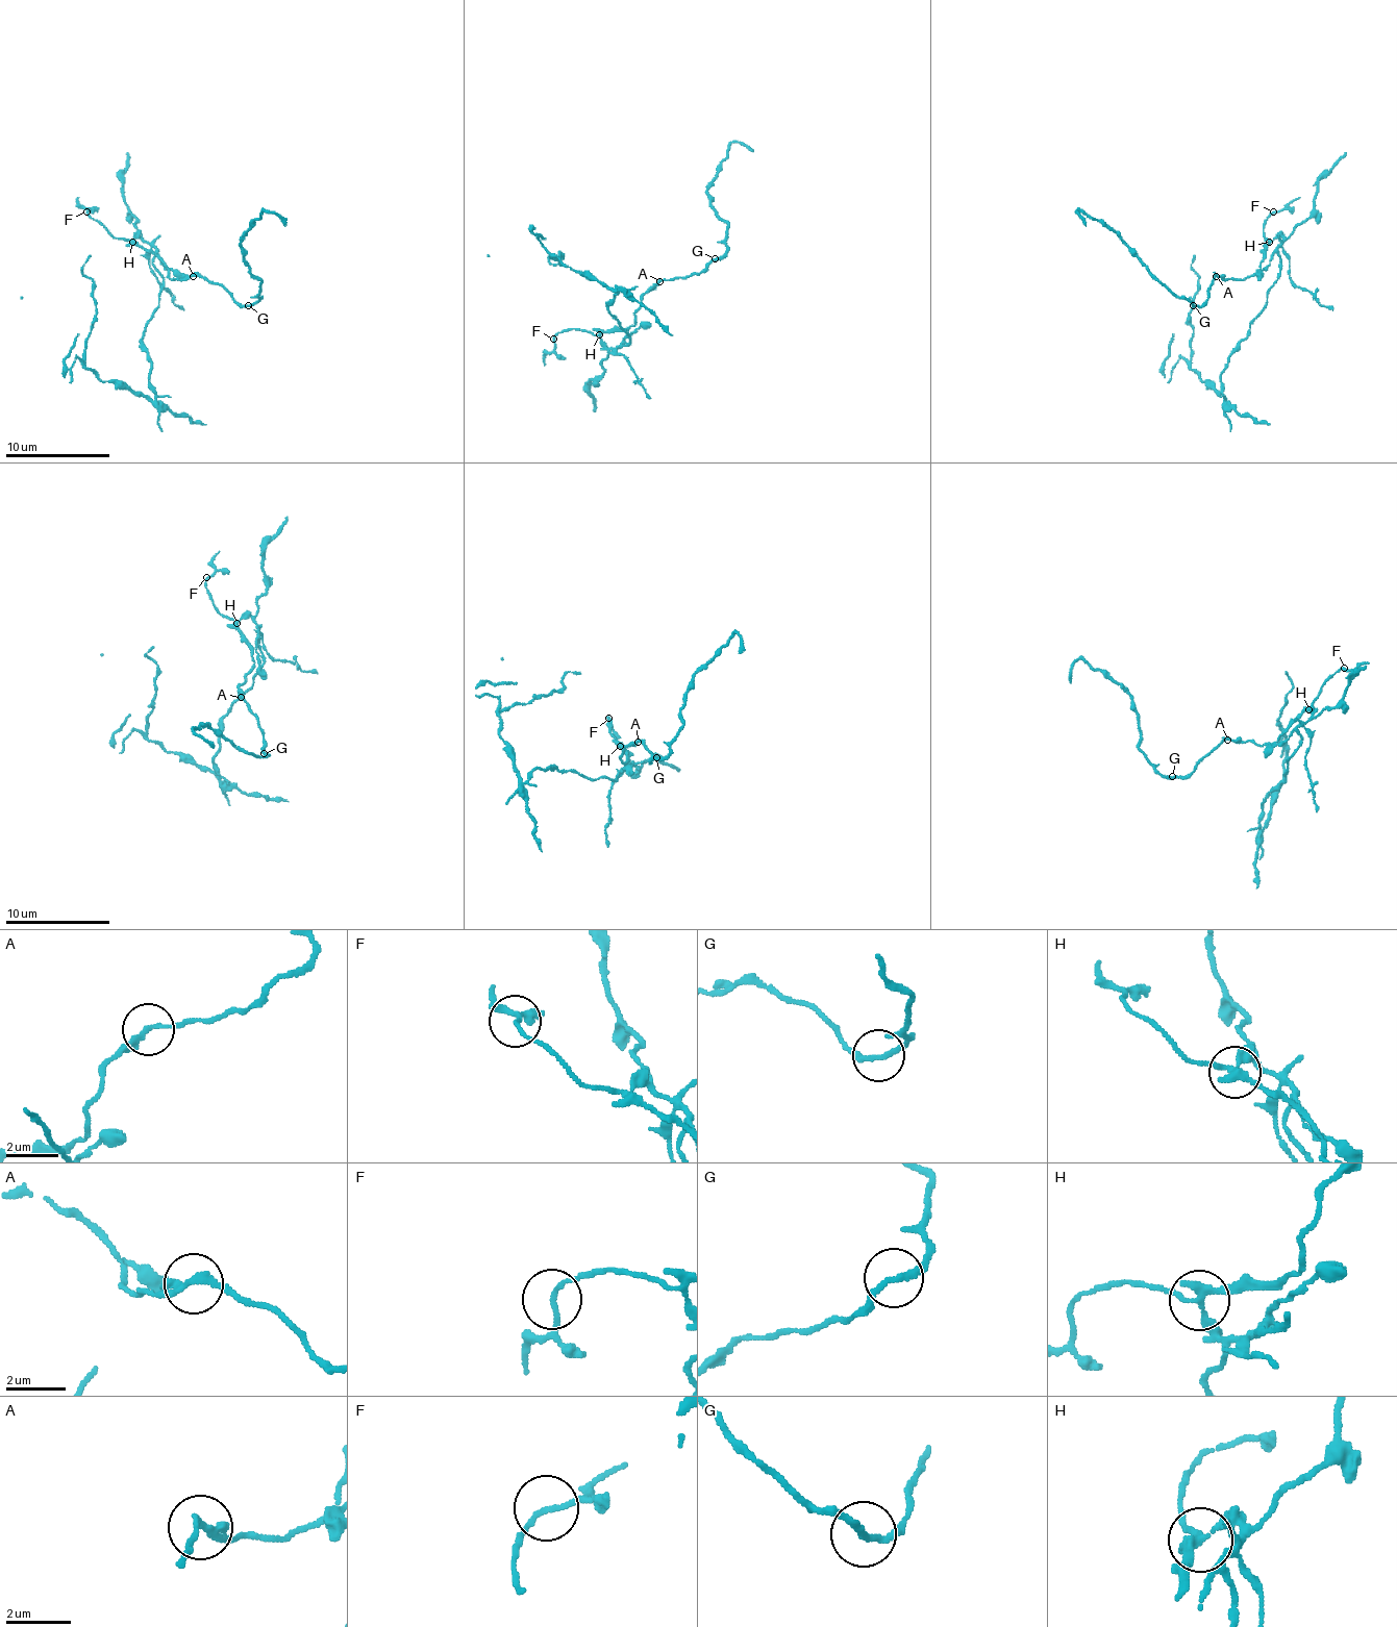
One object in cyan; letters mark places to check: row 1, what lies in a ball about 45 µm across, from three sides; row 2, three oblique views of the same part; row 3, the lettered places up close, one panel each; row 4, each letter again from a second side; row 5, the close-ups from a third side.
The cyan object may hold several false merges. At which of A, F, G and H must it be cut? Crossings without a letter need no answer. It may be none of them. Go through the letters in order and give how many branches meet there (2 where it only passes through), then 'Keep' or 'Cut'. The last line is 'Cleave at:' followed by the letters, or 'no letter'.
A: Branches: 2. Keep
F: Branches: 2. Keep
G: Branches: 2. Cut
H: Branches: 3. Cut
Cleave at: G, H

